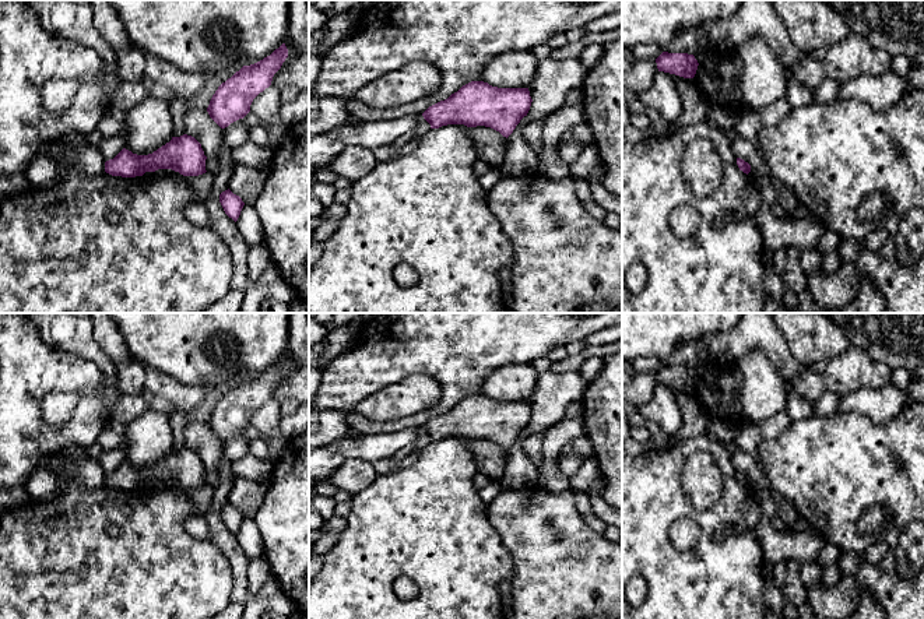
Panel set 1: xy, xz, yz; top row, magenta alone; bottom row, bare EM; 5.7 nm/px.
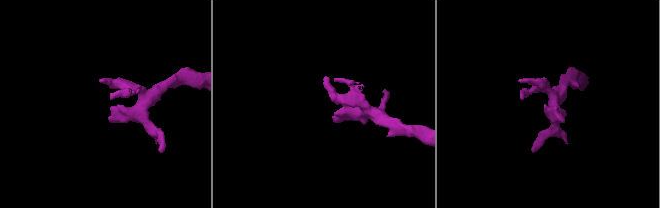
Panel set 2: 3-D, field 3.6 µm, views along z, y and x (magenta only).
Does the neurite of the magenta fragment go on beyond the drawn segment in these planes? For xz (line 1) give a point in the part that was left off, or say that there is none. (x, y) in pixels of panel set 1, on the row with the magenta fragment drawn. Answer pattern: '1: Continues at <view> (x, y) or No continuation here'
1: No continuation here

